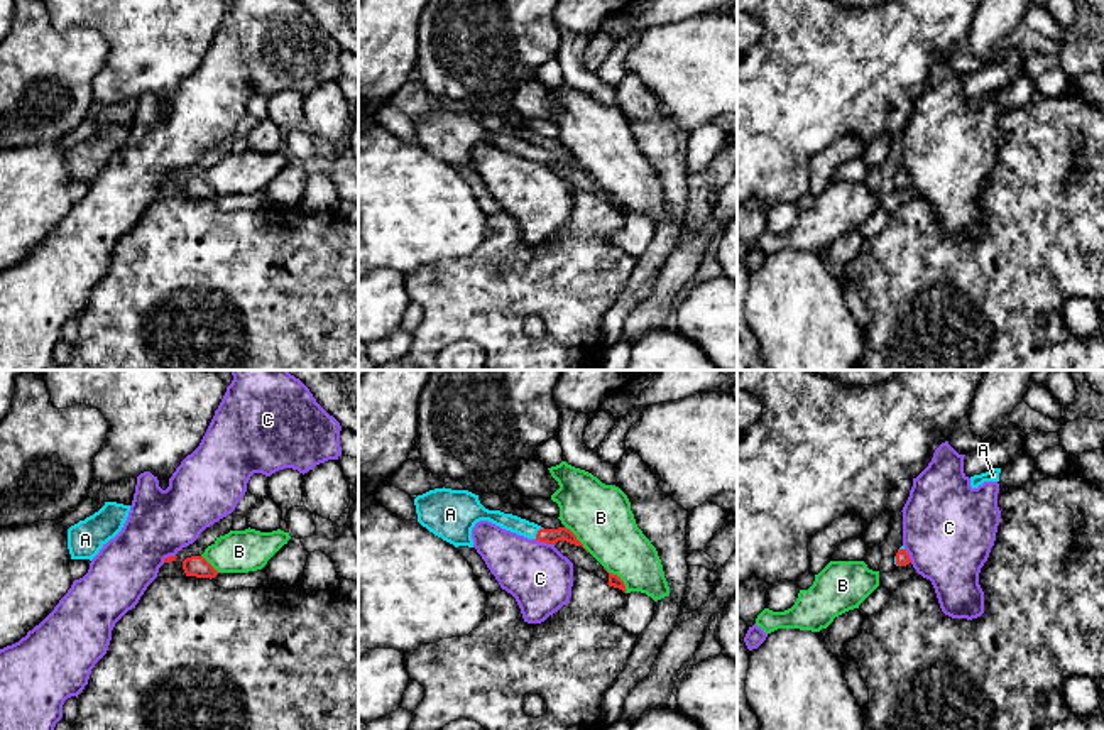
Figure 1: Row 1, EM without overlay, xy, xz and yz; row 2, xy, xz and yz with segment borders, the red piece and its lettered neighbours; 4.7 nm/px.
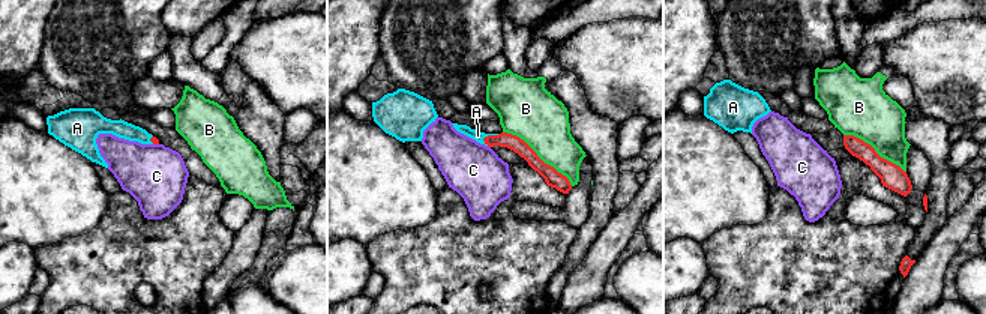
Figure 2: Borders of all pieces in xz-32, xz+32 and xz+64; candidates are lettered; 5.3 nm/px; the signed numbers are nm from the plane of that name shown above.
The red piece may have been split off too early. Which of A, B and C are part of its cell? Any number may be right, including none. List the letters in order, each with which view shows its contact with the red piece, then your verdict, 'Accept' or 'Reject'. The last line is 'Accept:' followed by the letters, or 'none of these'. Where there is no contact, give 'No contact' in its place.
A: Touches red in xz. Accept
B: Touches red in xz. Reject
C: Touches red in xz. Reject
Accept: A

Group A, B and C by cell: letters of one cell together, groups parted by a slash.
A / B / C

